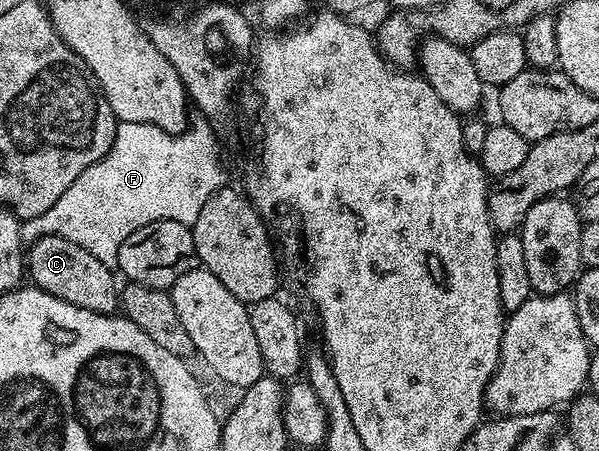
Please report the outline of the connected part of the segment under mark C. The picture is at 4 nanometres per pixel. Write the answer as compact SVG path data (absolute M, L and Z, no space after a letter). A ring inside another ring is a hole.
M46 236L30 245L25 252L25 268L29 273L30 283L34 287L53 294L53 298L61 298L65 302L73 302L73 306L81 306L85 310L112 315L120 307L121 292L115 288L116 273L106 268L89 250L81 250L77 242L69 242L69 238Z

